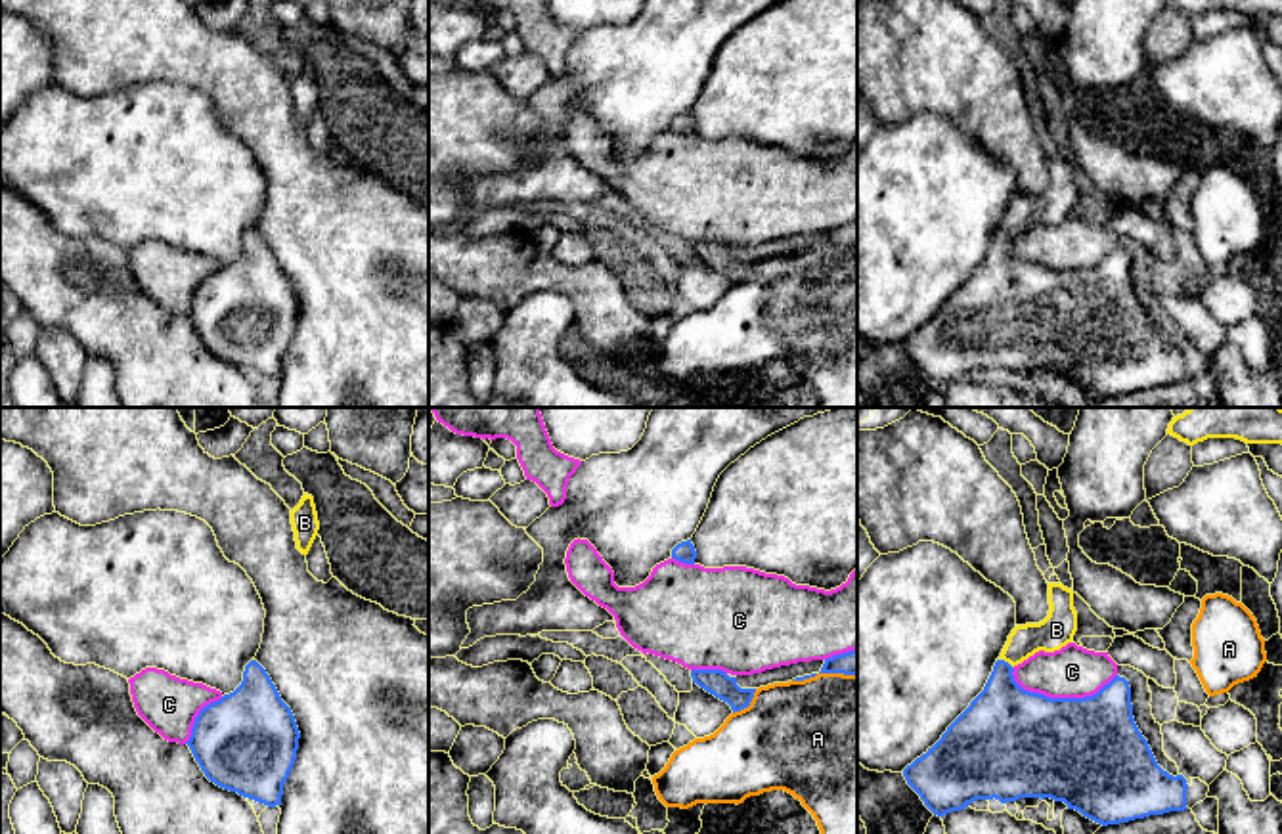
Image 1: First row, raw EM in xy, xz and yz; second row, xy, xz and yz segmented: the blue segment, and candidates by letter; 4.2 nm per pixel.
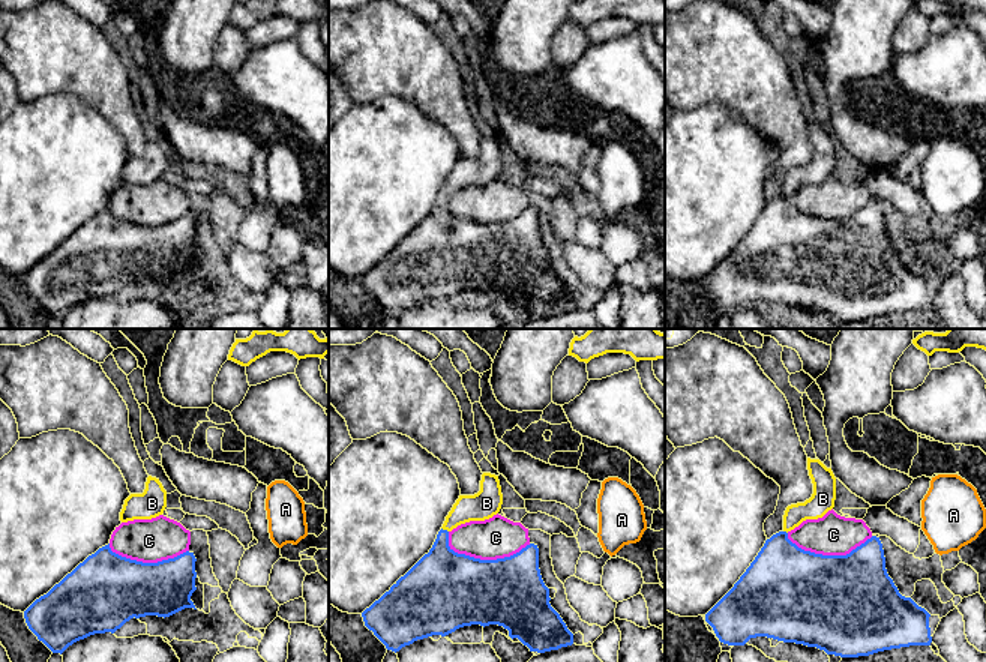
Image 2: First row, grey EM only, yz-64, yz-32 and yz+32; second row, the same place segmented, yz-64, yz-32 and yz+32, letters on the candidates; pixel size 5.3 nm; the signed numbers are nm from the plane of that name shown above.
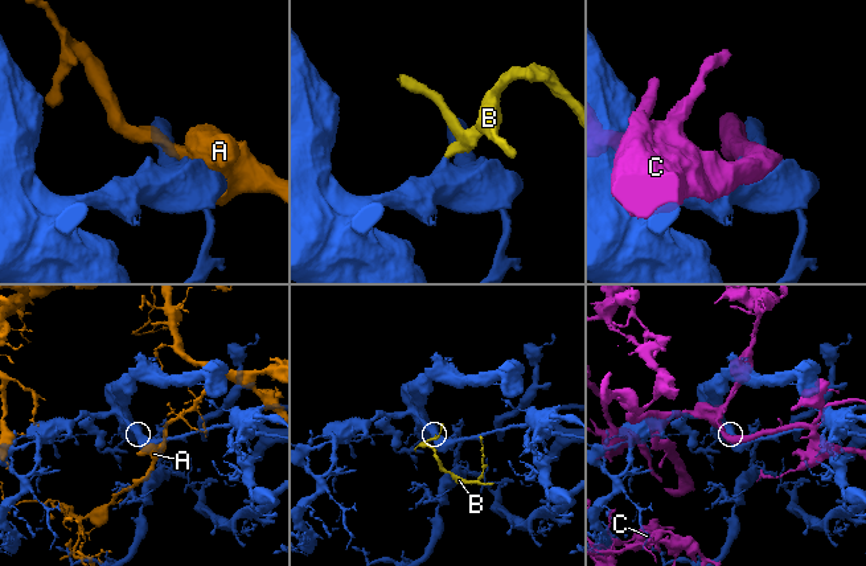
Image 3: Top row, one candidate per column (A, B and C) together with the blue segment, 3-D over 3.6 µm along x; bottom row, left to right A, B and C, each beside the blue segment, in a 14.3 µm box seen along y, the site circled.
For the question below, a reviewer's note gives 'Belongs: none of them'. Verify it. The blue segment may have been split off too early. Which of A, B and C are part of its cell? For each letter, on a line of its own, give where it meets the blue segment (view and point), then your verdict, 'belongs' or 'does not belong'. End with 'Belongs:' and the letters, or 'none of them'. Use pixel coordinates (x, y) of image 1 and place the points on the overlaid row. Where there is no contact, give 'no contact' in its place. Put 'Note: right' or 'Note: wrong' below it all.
A: xz (823, 672) | does not belong
B: yz (1007, 662) | belongs
C: yz (1062, 699) | does not belong
Belongs: B
Note: wrong

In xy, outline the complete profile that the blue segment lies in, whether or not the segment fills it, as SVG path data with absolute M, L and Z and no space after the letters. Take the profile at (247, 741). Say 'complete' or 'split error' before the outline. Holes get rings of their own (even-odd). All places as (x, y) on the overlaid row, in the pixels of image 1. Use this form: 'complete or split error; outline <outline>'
complete; outline M251 660L241 685L205 706L186 742L205 777L268 807L281 805L298 727L266 669Z

